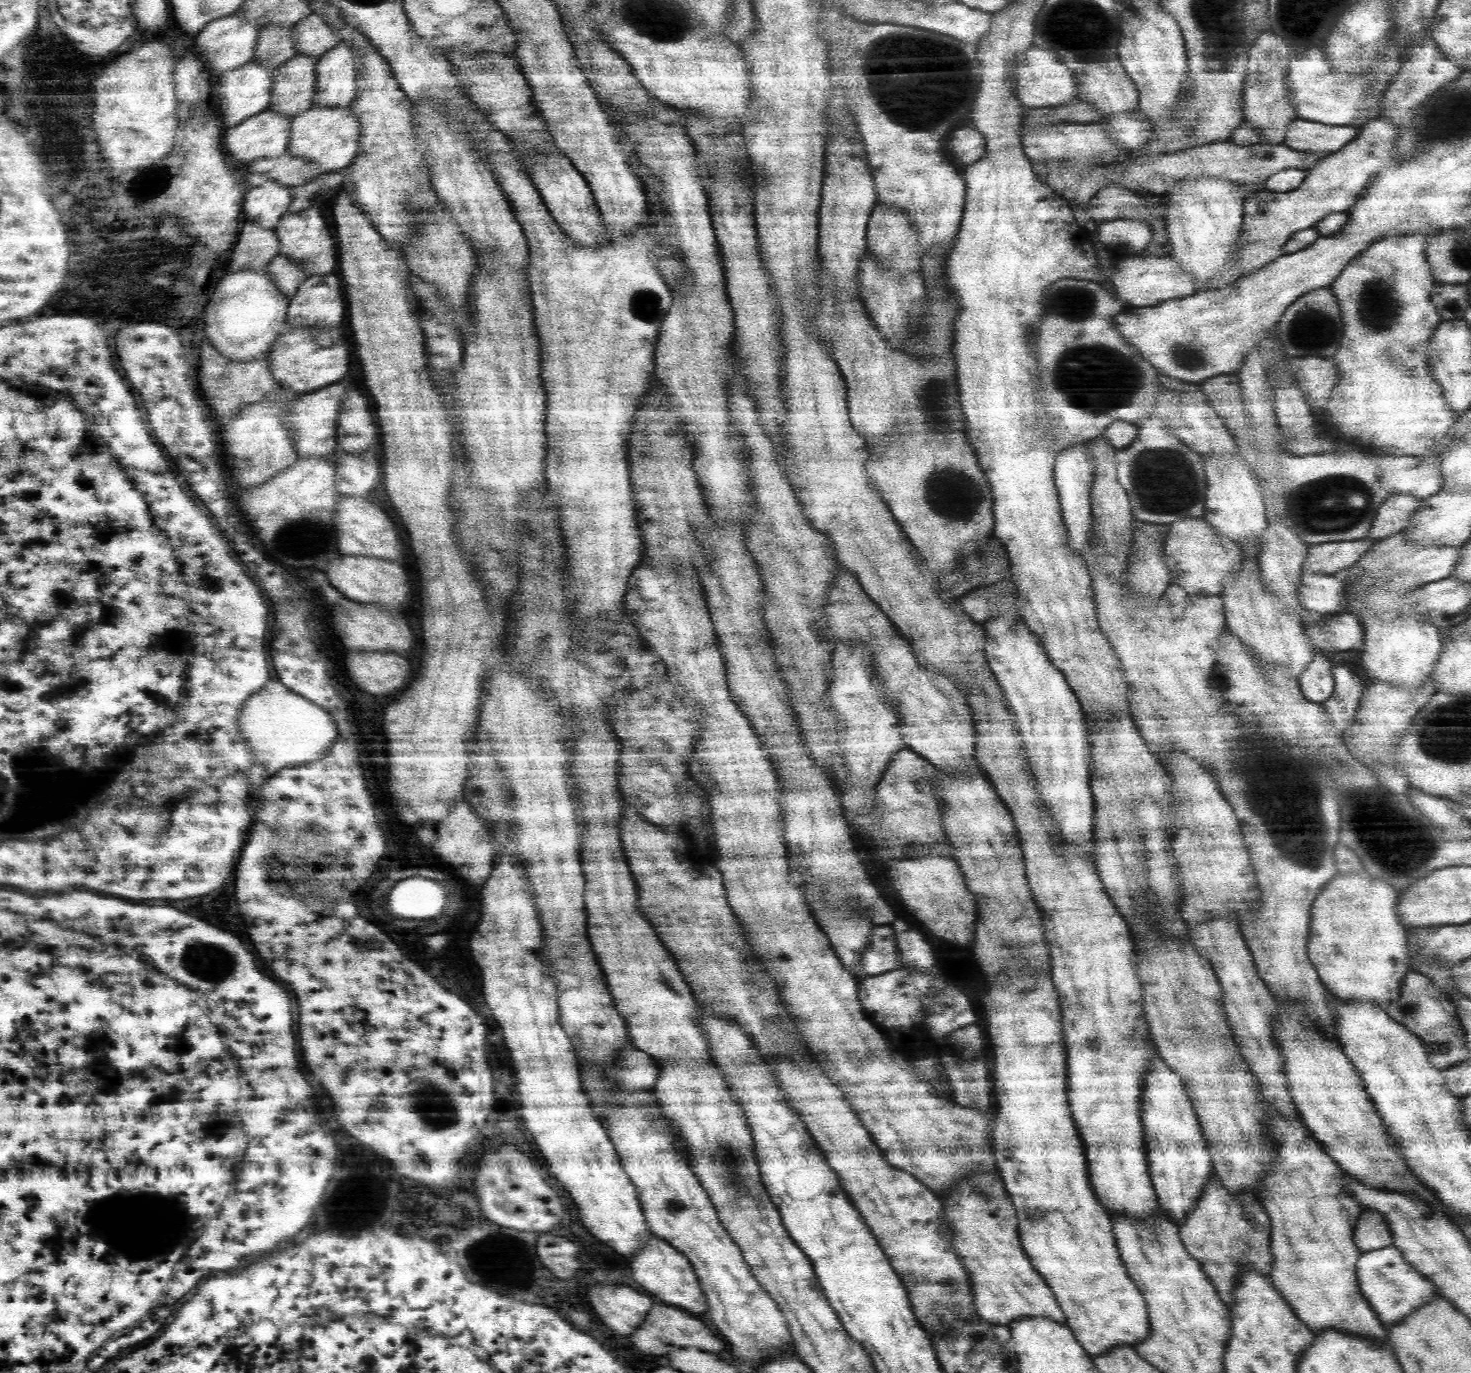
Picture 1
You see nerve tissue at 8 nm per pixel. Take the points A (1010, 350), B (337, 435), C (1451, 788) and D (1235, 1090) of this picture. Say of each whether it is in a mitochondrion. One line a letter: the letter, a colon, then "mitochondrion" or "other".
A: other
B: other
C: other
D: other

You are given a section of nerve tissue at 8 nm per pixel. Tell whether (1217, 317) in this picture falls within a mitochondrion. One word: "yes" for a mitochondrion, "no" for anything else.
no

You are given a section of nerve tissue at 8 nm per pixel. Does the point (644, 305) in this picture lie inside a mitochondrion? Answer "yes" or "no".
yes

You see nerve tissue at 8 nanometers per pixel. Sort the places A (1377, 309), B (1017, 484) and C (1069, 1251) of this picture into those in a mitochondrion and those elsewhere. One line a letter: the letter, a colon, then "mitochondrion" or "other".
A: mitochondrion
B: other
C: other

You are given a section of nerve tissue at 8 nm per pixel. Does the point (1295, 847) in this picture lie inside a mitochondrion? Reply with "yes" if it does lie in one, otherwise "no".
yes

